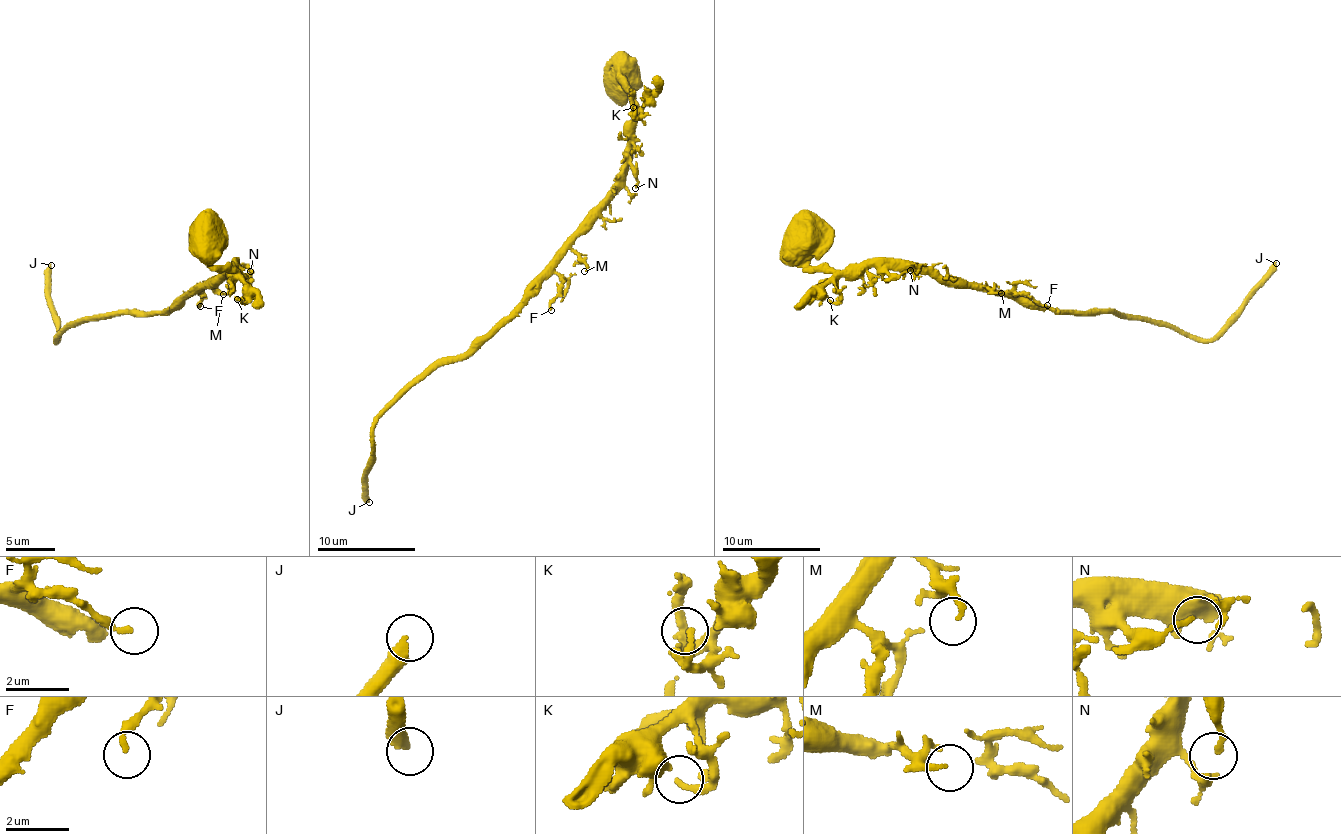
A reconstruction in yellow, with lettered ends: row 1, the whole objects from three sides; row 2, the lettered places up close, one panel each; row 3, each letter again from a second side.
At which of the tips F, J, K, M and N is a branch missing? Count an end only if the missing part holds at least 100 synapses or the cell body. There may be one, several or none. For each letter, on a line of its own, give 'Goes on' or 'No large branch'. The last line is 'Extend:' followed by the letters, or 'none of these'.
F: No large branch
J: Goes on
K: No large branch
M: No large branch
N: No large branch
Extend: J

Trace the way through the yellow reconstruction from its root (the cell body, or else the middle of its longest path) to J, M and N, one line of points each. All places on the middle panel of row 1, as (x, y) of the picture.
J: (627, 73), (620, 80), (637, 122), (624, 185), (538, 288), (382, 413), (364, 480), (369, 502)
M: (627, 73), (620, 80), (637, 112), (631, 161), (624, 185), (574, 239), (572, 249), (584, 271)
N: (627, 73), (624, 70), (620, 80), (631, 95), (631, 105), (637, 112), (630, 163), (637, 178), (635, 188)

